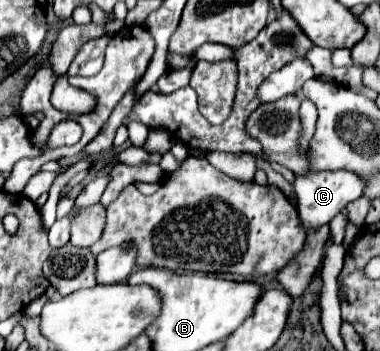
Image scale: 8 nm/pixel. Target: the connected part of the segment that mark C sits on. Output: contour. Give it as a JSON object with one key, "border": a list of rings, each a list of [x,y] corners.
{"border":[[[338,171],[338,173],[316,173],[312,177],[296,177],[292,187],[298,195],[298,215],[304,219],[312,217],[312,223],[300,223],[300,227],[304,231],[316,231],[322,225],[330,223],[332,217],[336,217],[348,203],[352,203],[362,195],[364,181],[360,181],[356,173]]]}

